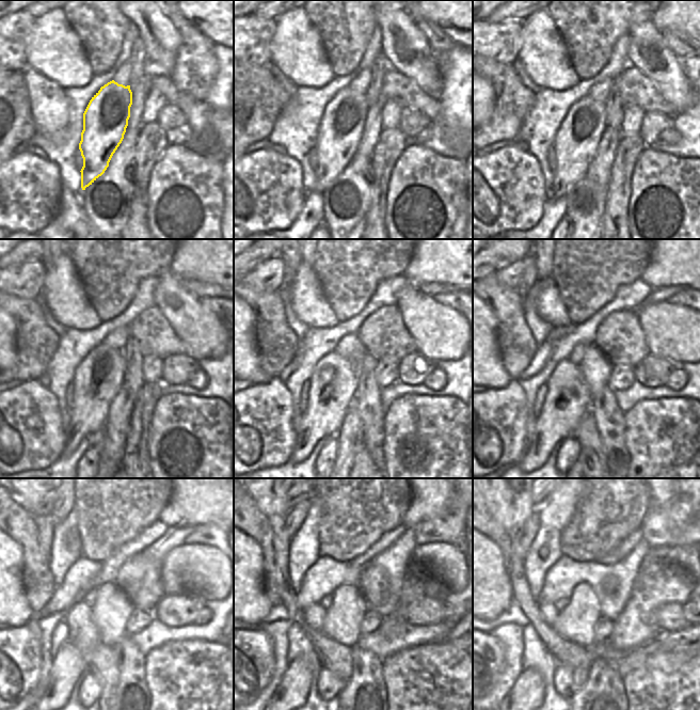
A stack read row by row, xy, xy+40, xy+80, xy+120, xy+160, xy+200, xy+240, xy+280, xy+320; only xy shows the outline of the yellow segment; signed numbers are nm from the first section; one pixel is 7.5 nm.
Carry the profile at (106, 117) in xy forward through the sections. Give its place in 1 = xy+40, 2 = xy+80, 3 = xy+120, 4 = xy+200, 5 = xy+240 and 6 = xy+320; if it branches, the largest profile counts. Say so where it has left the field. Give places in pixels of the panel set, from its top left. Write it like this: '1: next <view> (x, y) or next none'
1: next xy+40 (343, 123)
2: next xy+80 (577, 138)
3: next xy+120 (98, 378)
4: next xy+200 (568, 397)
5: next xy+240 (70, 662)
6: next xy+320 (526, 695)

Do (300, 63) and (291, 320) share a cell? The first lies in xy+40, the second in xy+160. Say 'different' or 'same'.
different

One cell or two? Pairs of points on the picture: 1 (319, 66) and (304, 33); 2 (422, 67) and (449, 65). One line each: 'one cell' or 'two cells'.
1: one cell
2: two cells

